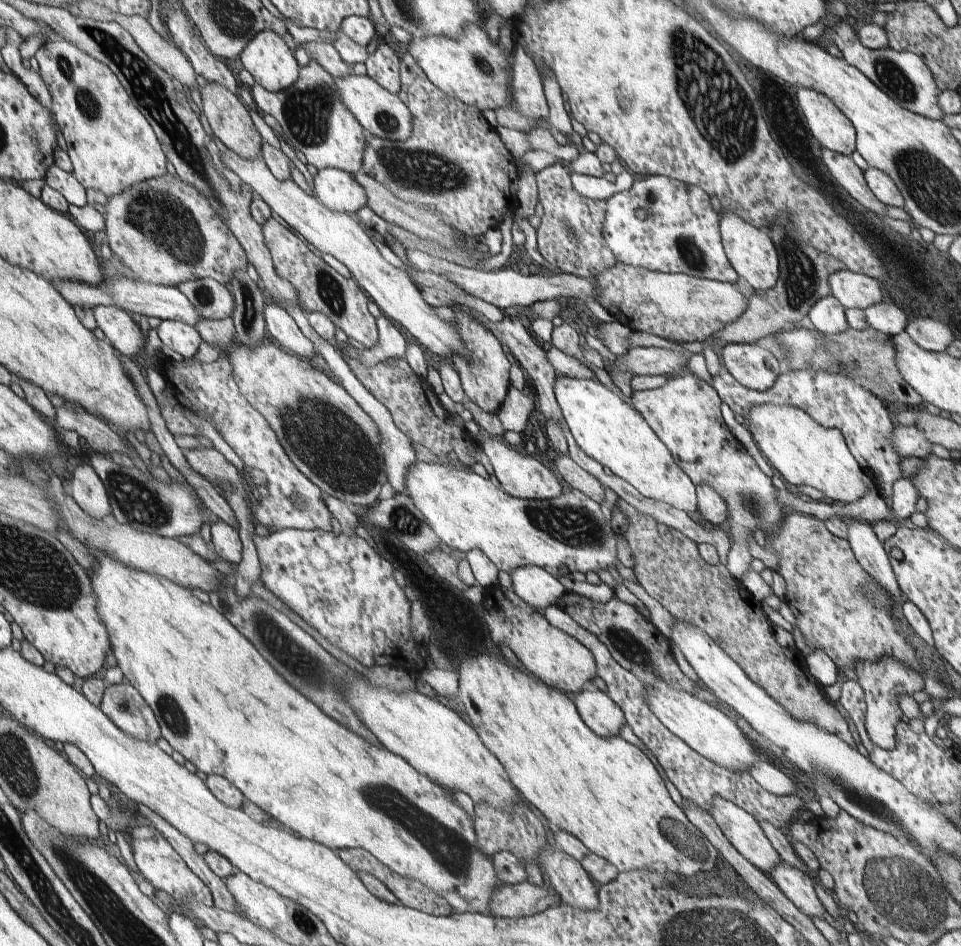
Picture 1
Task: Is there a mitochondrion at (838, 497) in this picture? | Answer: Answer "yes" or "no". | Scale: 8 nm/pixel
no

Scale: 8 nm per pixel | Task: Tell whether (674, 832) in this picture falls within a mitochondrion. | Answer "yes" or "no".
yes

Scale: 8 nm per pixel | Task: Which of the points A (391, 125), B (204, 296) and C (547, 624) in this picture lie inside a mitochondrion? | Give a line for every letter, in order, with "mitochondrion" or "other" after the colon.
A: mitochondrion
B: mitochondrion
C: other

